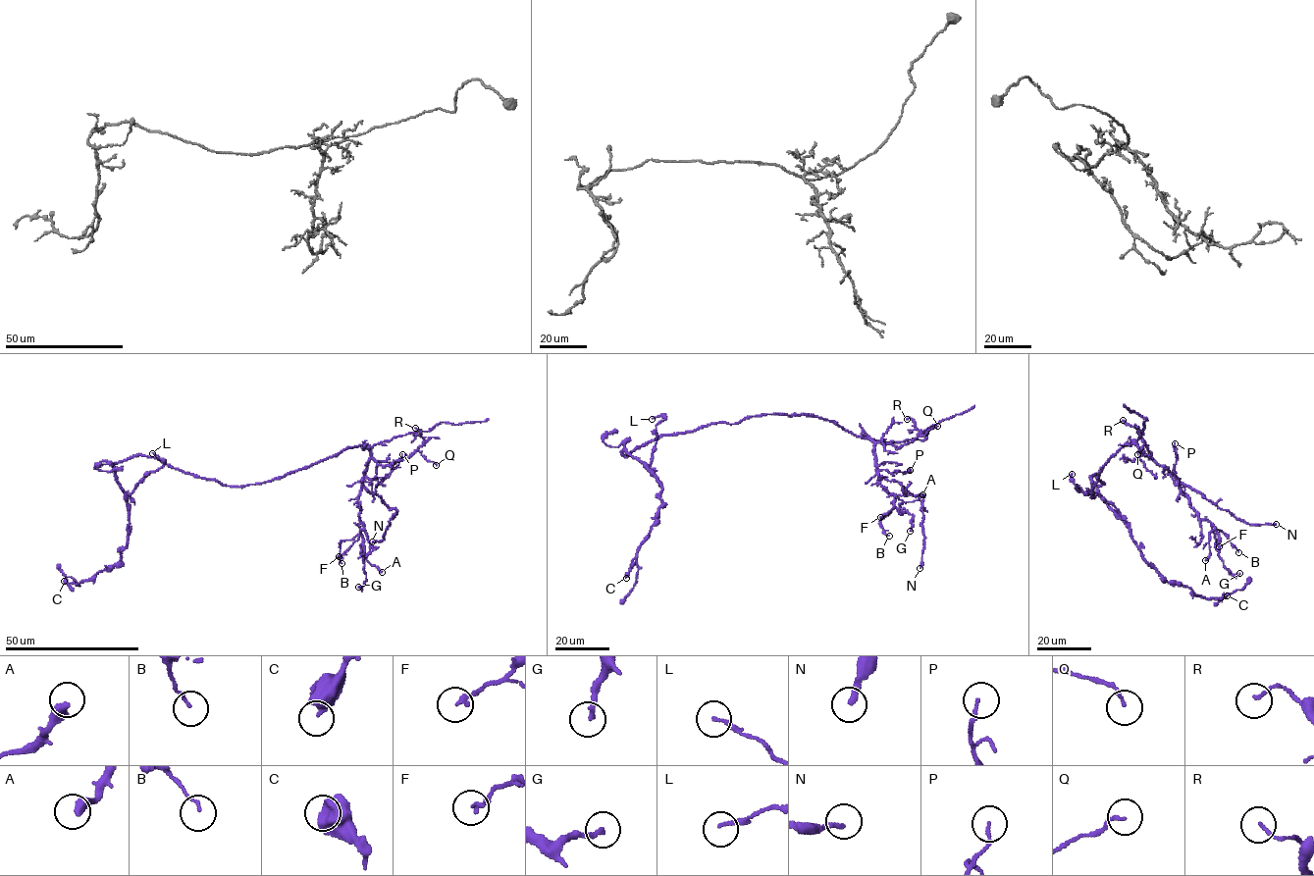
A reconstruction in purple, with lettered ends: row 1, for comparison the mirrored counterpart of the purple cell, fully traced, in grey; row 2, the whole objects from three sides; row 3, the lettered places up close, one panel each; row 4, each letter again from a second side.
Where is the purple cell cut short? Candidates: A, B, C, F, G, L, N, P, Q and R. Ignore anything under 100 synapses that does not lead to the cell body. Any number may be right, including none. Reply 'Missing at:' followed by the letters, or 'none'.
Missing at: none

